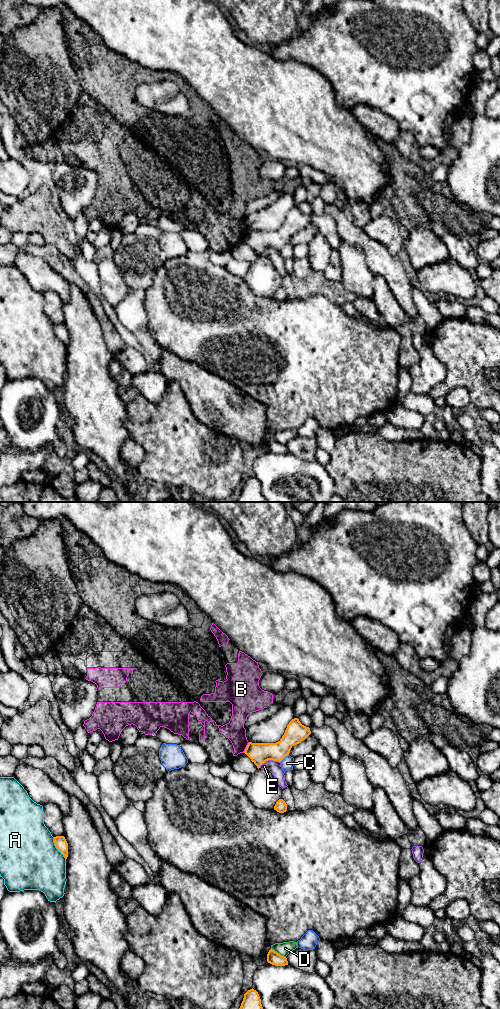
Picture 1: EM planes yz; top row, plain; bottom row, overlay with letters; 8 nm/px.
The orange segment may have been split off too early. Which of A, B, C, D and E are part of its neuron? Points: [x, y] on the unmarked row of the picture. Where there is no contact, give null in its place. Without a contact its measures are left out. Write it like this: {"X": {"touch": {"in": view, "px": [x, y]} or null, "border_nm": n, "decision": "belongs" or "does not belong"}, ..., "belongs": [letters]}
{"A": {"touch": {"in": "yz", "px": [56, 335]}, "border_nm": 200, "decision": "does not belong"}, "B": {"touch": {"in": "yz", "px": [246, 235]}, "border_nm": 100, "decision": "does not belong"}, "C": {"touch": {"in": "yz", "px": [284, 245]}, "border_nm": 90, "decision": "does not belong"}, "D": {"touch": {"in": "yz", "px": [277, 441]}, "border_nm": 140, "decision": "does not belong"}, "E": {"touch": {"in": "yz", "px": [269, 247]}, "border_nm": 180, "decision": "does not belong"}, "belongs": []}

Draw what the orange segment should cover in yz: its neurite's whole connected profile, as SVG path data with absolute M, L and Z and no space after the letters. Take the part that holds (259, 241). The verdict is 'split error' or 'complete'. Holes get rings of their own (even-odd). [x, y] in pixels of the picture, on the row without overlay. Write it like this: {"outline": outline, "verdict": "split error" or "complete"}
{"outline": "M298 206L292 207L282 226L276 231L249 230L244 241L259 257L268 248L281 250L289 243L291 236L311 222L310 216L301 212Z", "verdict": "complete"}

